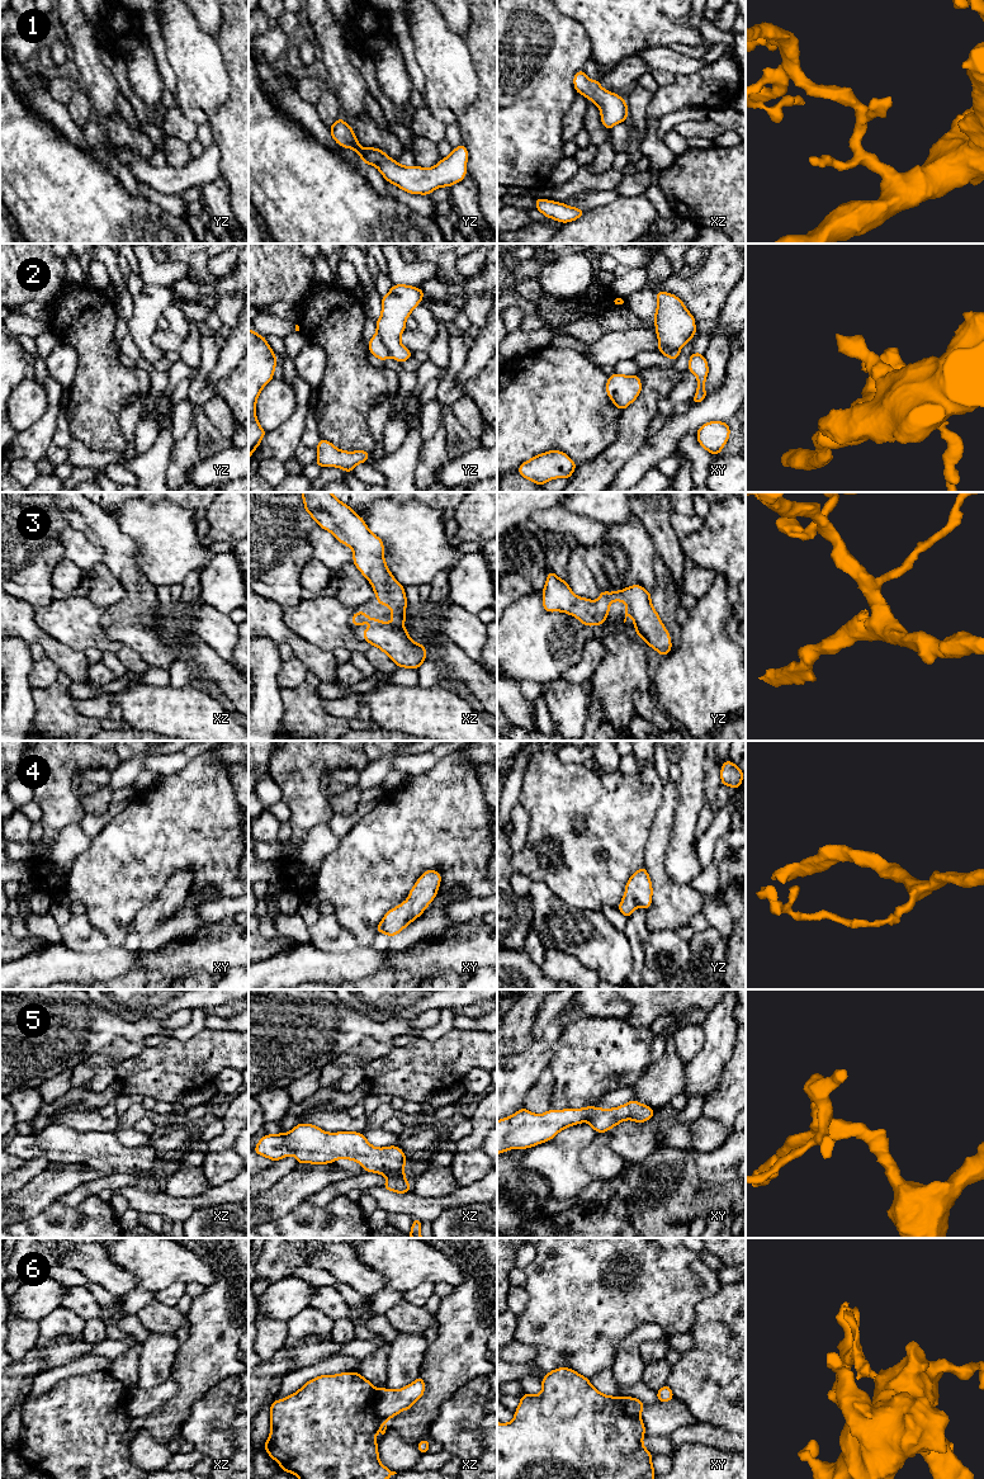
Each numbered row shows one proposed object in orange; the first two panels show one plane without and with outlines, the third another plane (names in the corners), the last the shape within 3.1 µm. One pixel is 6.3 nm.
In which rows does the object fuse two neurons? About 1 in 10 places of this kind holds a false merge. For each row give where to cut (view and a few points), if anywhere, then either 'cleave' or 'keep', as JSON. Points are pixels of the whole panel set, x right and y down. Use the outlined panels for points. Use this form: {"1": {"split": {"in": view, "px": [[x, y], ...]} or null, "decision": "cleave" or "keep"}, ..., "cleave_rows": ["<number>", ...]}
{"1": {"split": null, "decision": "keep"}, "2": {"split": {"in": "yz", "px": [[377, 332], [391, 355]]}, "decision": "cleave"}, "3": {"split": null, "decision": "keep"}, "4": {"split": null, "decision": "keep"}, "5": {"split": null, "decision": "keep"}, "6": {"split": {"in": "xz", "px": [[377, 1390], [374, 1412], [384, 1422]]}, "decision": "cleave"}, "cleave_rows": ["2", "6"]}

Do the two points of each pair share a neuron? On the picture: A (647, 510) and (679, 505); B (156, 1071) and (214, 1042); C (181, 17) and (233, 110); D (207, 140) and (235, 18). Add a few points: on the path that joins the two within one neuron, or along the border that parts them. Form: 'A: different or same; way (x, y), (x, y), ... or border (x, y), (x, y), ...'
A: different; border (671, 505), (673, 510)
B: same; way (170, 1069), (189, 1066), (200, 1055)
C: different; border (227, 70), (230, 95), (208, 121)
D: different; border (208, 122), (213, 142)

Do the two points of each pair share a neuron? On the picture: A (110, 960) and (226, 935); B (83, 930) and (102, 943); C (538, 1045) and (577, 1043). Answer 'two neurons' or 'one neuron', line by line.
A: one neuron
B: one neuron
C: two neurons

